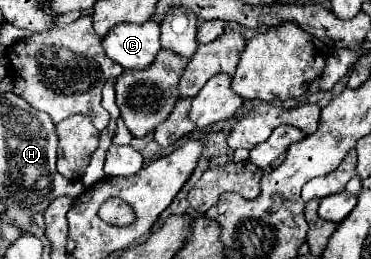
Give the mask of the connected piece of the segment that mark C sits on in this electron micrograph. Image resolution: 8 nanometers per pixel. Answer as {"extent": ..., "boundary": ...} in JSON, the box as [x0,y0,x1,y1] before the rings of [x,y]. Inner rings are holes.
{"extent":[101,23,161,69],"boundary":[[[119,23],[101,41],[105,55],[125,69],[145,69],[161,49],[159,23]]]}

